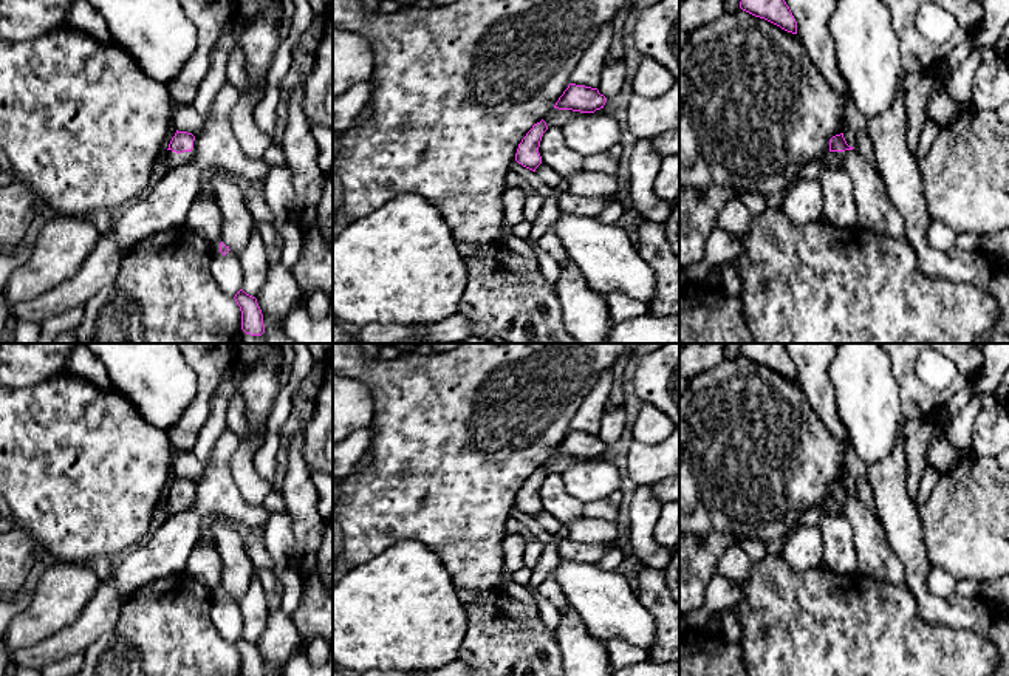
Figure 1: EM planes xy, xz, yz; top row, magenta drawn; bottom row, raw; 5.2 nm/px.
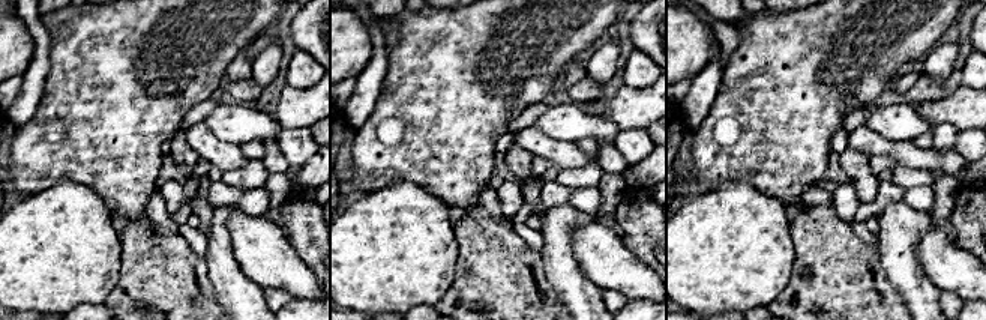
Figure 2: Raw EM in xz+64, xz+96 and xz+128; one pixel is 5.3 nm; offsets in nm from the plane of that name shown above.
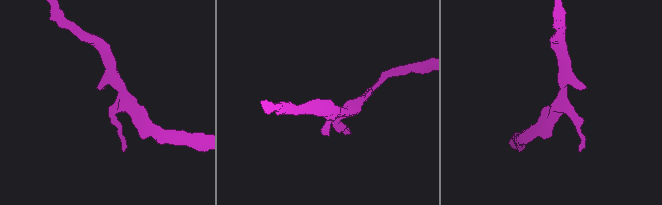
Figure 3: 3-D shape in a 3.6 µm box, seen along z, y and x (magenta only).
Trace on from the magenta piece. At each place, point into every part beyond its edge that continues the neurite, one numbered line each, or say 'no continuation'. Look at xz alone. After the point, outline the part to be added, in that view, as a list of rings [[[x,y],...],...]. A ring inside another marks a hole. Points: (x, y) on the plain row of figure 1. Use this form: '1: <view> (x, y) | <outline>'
no continuation

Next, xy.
1: xy (175, 506) | [[[169,497],[167,507],[169,507],[169,517],[183,512],[192,504],[192,498],[183,498],[176,500]]]

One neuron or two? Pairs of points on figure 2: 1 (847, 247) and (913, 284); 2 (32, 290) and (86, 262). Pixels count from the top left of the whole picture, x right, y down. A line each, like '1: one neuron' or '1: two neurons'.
1: two neurons
2: one neuron

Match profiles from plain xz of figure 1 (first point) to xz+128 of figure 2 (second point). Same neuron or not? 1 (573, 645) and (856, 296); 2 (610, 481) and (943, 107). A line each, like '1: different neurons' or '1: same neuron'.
1: different neurons
2: different neurons

